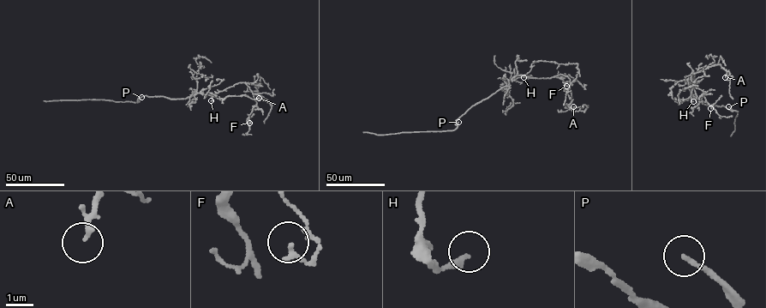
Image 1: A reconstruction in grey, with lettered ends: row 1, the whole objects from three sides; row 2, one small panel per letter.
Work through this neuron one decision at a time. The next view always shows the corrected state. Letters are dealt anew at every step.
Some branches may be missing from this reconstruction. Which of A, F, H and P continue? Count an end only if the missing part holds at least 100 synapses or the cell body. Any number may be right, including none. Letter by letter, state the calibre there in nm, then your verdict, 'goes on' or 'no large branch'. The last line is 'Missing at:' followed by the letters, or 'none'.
A: 140 nm | no large branch
F: 180 nm | no large branch
H: 240 nm | no large branch
P: 180 nm | goes on
Missing at: P

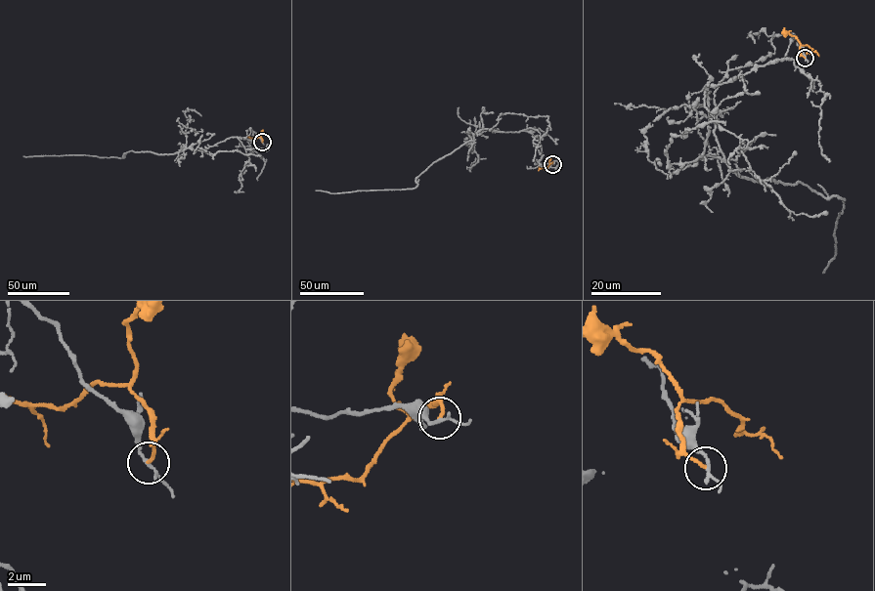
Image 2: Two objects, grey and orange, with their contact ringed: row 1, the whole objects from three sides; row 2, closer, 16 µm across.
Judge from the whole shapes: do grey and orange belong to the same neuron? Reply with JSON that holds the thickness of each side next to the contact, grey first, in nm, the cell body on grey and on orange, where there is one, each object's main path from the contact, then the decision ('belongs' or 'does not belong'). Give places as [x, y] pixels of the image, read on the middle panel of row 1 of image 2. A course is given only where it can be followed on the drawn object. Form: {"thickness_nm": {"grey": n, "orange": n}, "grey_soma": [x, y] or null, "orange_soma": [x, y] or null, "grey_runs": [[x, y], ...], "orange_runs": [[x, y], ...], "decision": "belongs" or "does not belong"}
{"thickness_nm": {"grey": 160, "orange": 170}, "grey_soma": null, "orange_soma": null, "grey_runs": [[552, 163], [535, 163], [543, 156], [542, 147], [527, 131], [482, 128], [434, 161], [414, 188], [316, 190]], "orange_runs": [[552, 163], [538, 170]], "decision": "does not belong"}

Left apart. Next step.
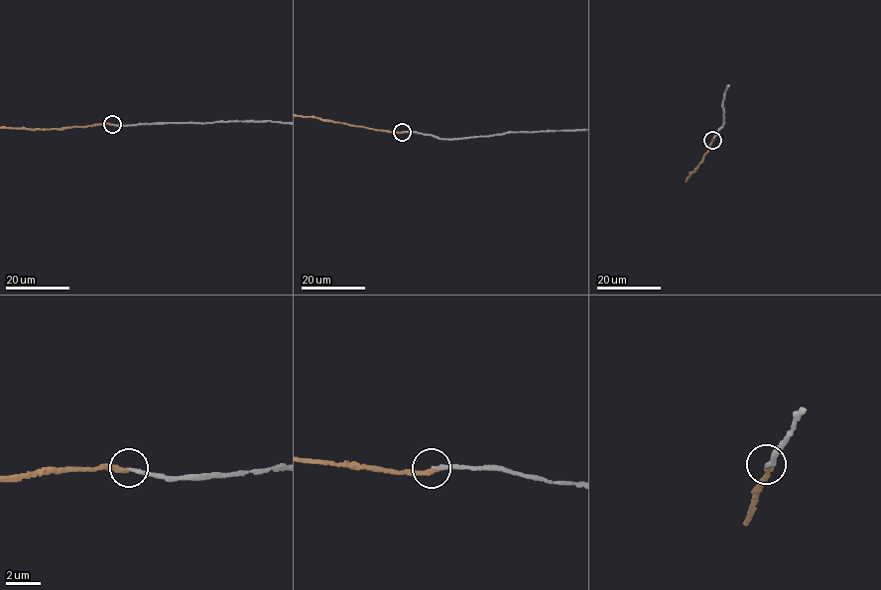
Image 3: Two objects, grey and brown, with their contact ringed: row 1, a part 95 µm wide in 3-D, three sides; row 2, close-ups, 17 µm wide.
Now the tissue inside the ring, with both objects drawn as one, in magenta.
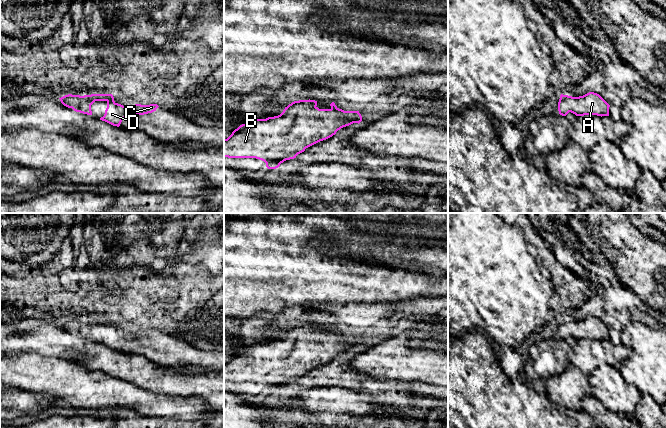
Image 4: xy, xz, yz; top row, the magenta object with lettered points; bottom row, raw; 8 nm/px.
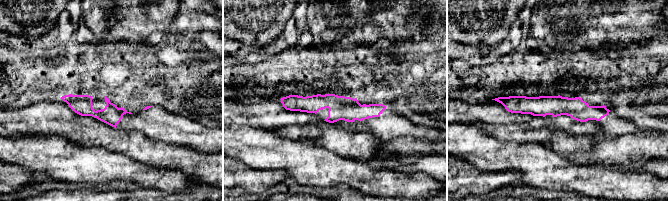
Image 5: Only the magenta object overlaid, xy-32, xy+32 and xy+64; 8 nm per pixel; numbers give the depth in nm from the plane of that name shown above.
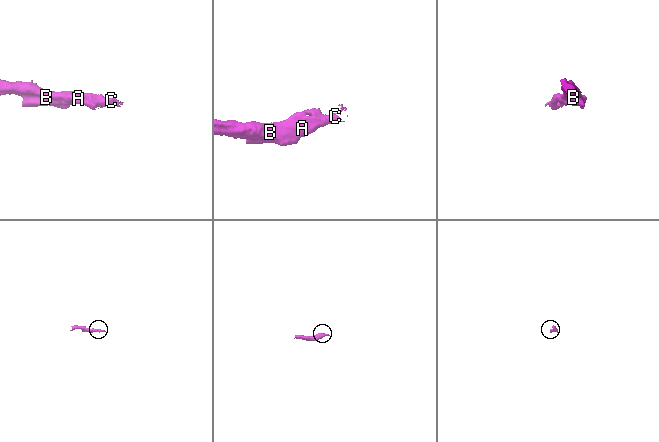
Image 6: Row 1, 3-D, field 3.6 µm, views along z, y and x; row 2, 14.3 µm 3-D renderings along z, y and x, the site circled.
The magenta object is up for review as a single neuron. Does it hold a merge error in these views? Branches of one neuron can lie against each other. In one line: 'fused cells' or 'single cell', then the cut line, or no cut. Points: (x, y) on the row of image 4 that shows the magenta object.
single cell; cut none

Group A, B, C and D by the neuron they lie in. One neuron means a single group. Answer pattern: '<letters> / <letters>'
A B C D

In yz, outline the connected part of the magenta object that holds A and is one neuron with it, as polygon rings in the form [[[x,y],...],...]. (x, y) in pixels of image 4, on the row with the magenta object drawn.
[[[594,92],[579,97],[561,94],[558,102],[558,111],[562,116],[566,116],[569,112],[576,116],[609,116],[609,107],[610,105]]]

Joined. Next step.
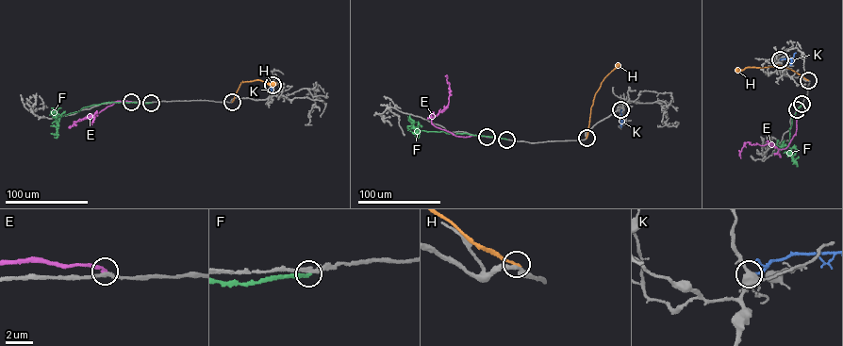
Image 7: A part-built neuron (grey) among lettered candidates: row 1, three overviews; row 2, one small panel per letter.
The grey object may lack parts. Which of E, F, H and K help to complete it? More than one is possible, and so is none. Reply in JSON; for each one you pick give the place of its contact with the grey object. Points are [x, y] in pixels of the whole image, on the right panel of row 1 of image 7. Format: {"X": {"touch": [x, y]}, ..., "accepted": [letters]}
{"accepted": []}

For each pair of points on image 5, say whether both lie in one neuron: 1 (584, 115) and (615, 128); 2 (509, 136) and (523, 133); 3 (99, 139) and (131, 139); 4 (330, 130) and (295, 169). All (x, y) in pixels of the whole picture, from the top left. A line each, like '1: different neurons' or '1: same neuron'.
1: same neuron
2: same neuron
3: same neuron
4: different neurons

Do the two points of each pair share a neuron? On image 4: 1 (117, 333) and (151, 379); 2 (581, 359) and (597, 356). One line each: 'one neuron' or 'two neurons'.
1: two neurons
2: one neuron

